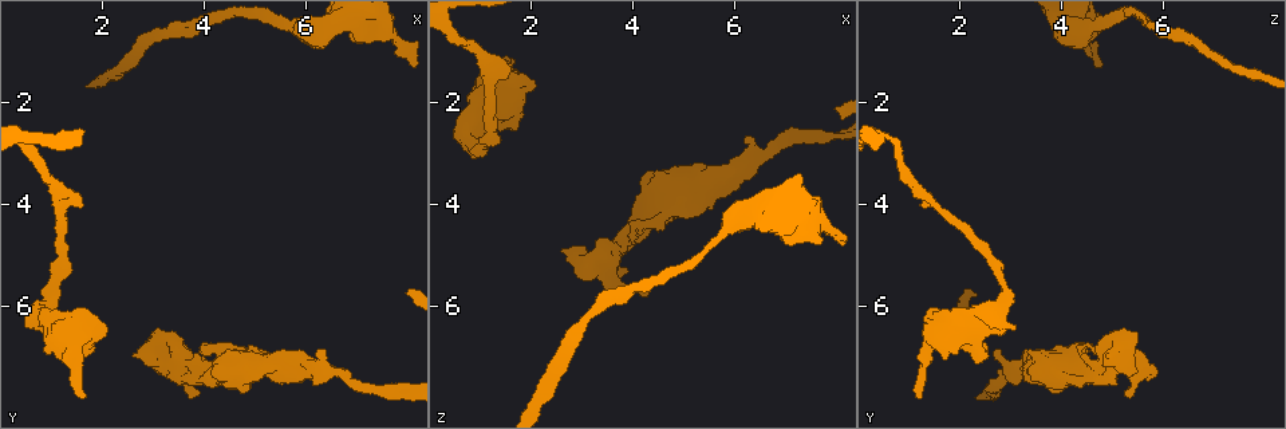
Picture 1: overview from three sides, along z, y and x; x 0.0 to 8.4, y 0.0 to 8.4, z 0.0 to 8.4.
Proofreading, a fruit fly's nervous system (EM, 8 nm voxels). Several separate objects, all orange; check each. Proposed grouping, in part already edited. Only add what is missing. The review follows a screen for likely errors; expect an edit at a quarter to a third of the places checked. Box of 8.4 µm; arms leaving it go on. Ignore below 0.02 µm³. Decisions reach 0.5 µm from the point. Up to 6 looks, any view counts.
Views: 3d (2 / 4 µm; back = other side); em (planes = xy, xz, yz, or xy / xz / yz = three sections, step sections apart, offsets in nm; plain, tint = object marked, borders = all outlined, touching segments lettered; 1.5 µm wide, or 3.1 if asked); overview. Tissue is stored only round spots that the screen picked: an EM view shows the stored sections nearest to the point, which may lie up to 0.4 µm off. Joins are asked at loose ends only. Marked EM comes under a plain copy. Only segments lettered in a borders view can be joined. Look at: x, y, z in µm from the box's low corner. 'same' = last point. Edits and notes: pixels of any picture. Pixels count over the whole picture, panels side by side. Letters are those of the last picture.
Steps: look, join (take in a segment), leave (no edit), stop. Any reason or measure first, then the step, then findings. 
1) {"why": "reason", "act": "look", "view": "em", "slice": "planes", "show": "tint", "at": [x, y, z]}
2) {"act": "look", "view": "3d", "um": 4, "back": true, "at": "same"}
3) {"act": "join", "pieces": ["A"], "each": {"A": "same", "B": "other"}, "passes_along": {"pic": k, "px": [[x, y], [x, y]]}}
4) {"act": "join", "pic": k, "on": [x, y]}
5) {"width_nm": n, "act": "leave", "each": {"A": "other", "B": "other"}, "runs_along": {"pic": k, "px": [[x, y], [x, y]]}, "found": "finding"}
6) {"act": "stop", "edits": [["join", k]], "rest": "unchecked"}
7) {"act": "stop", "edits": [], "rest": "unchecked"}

{"why": "branch stops here", "act": "look", "view": "em", "slice": "xy", "step": 4, "show": "borders", "at": [1.65, 7.85, 1.15]}

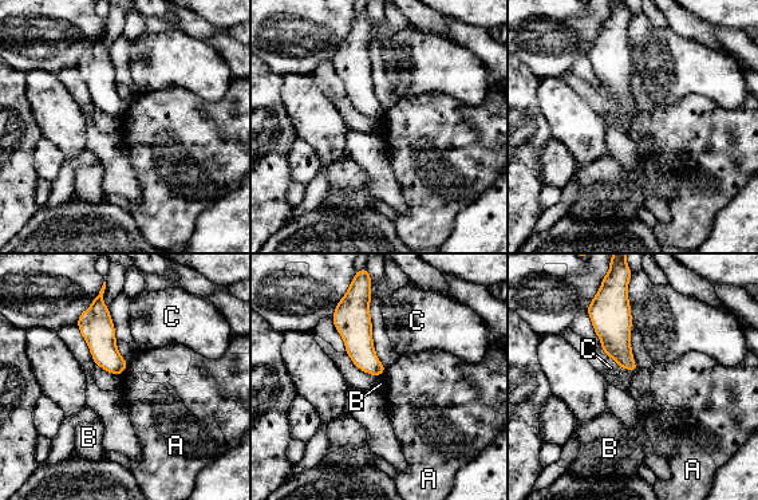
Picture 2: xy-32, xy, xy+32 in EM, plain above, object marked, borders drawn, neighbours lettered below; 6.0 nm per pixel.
{"act": "leave", "each": {"A": "other", "B": "other", "C": "other"}, "found": "no lettered segment goes on from it"}

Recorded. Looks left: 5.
{"why": "branch stops here", "act": "look", "view": "3d", "um": 2, "at": [0.95, 6.45, 3.05]}

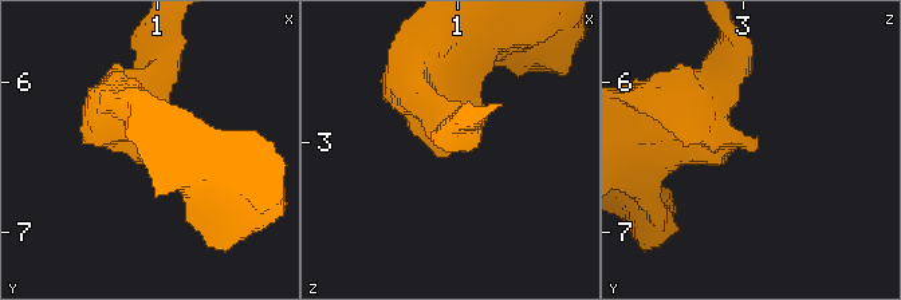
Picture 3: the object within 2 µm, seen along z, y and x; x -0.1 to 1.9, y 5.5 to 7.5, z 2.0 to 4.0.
{"why": "now the EM", "act": "look", "view": "em", "slice": "xy", "step": 4, "show": "borders", "at": "same"}

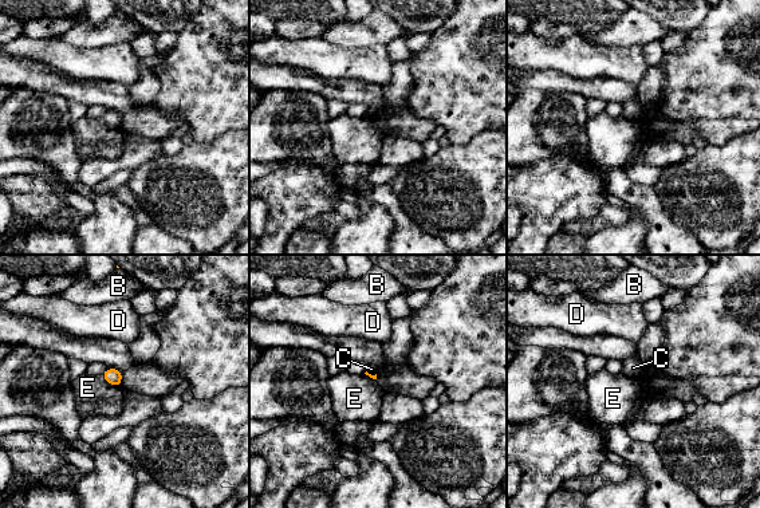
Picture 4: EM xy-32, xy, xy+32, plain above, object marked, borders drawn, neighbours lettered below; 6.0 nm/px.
{"act": "look", "view": "em", "slice": "planes", "show": "borders", "at": "same"}

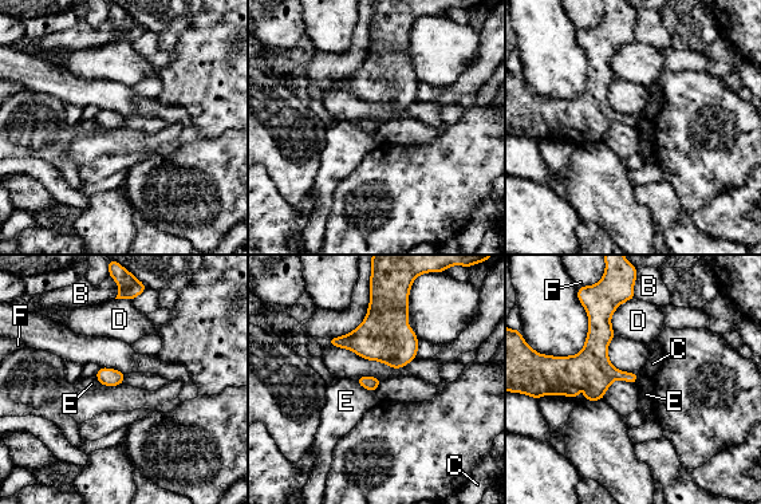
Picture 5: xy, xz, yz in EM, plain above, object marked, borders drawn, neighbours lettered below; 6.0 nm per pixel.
{"act": "leave", "each": {"B": "other", "C": "other", "D": "other", "E": "other", "F": "other"}, "border": {"pic": 5, "px": [[354, 381], [374, 392]]}, "found": "no lettered segment goes on from it"}

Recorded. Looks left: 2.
{"why": "stops while still wide", "act": "look", "view": "em", "slice": "xz", "step": 4, "show": "borders", "at": [6.15, 6.90, 2.75]}

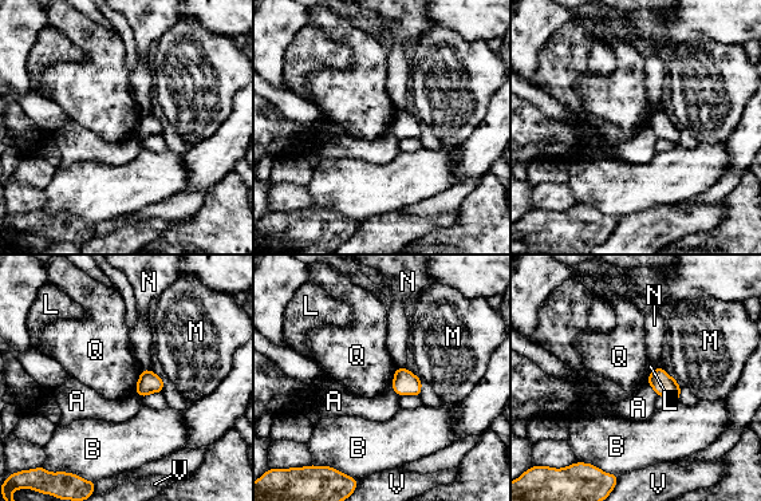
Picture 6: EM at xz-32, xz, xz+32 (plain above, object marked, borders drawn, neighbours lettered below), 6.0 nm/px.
{"why": "cut it another way", "act": "look", "view": "em", "slice": "planes", "show": "borders", "at": "same"}

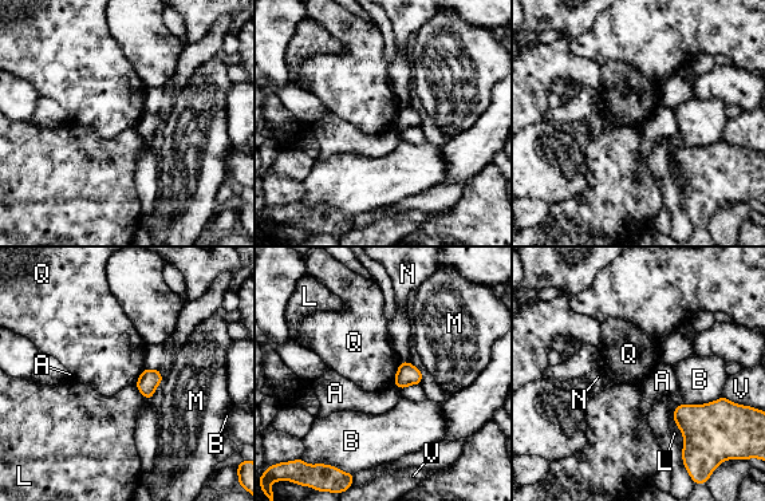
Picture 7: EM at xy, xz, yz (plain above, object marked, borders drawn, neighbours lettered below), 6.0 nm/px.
{"act": "leave", "each": {"A": "other", "B": "other", "L": "other", "M": "other", "N": "other", "Q": "other", "V": "other"}, "border": {"pic": 7, "px": [[401, 362], [393, 383]]}, "found": "no lettered segment goes on from it"}

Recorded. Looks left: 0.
{"act": "stop", "edits": [], "rest": "unchecked"}

